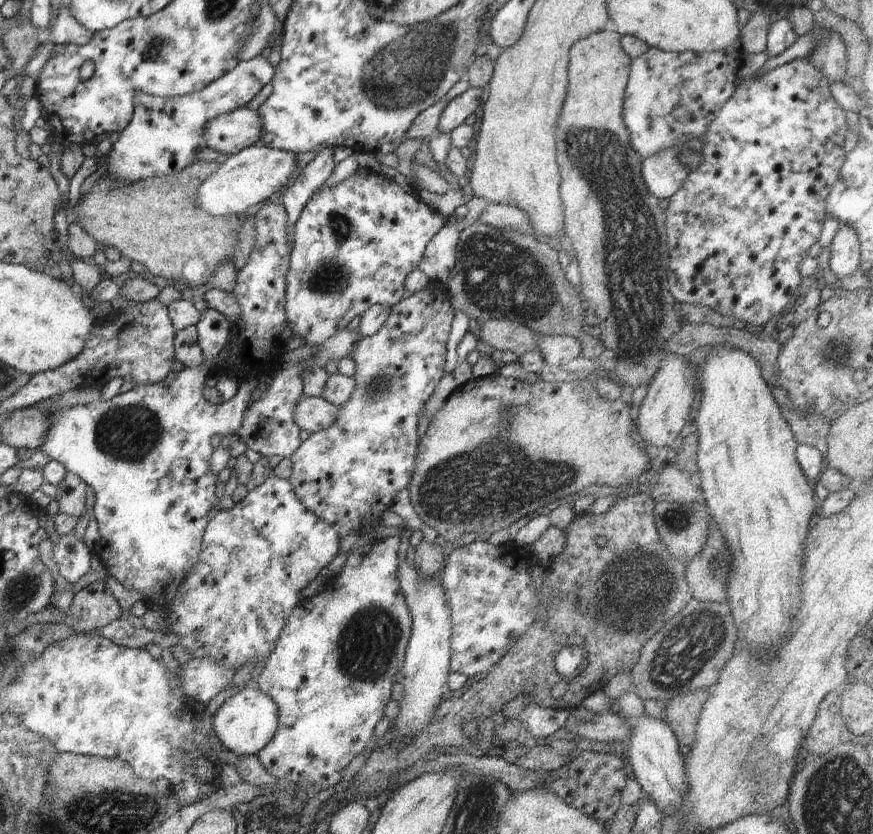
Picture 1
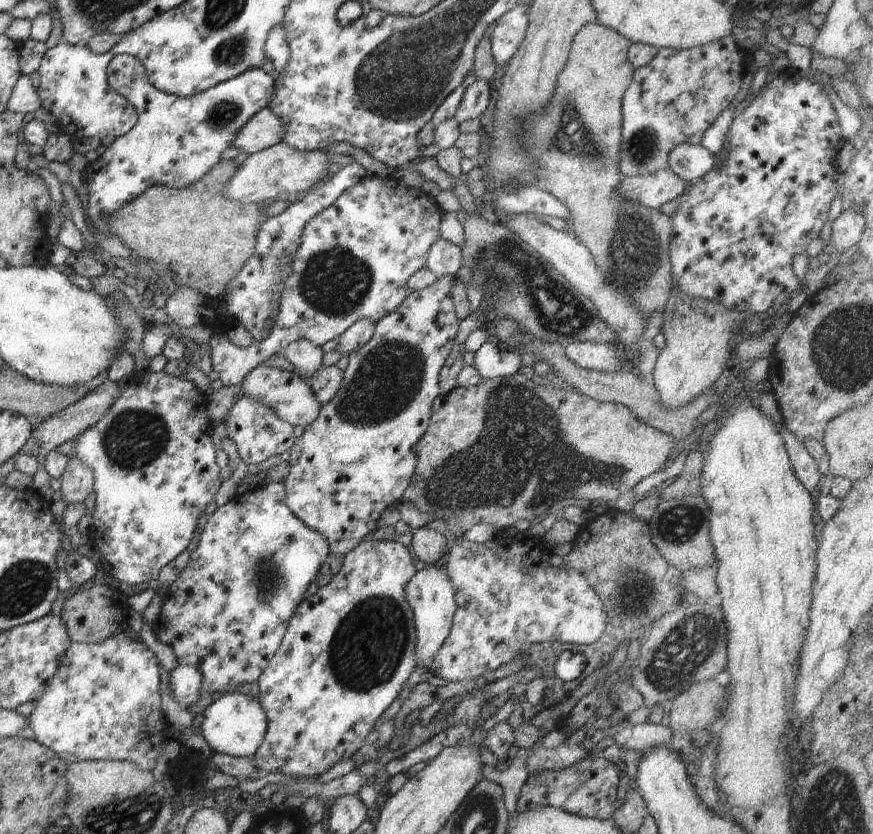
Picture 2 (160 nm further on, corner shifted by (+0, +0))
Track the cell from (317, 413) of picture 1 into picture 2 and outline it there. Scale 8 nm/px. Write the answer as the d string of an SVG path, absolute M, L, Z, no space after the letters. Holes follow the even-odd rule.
M265 364L255 366L245 377L241 384L244 397L266 405L276 413L278 418L288 422L293 427L308 426L318 418L321 404L316 400L312 389L298 372L286 367L277 369Z

